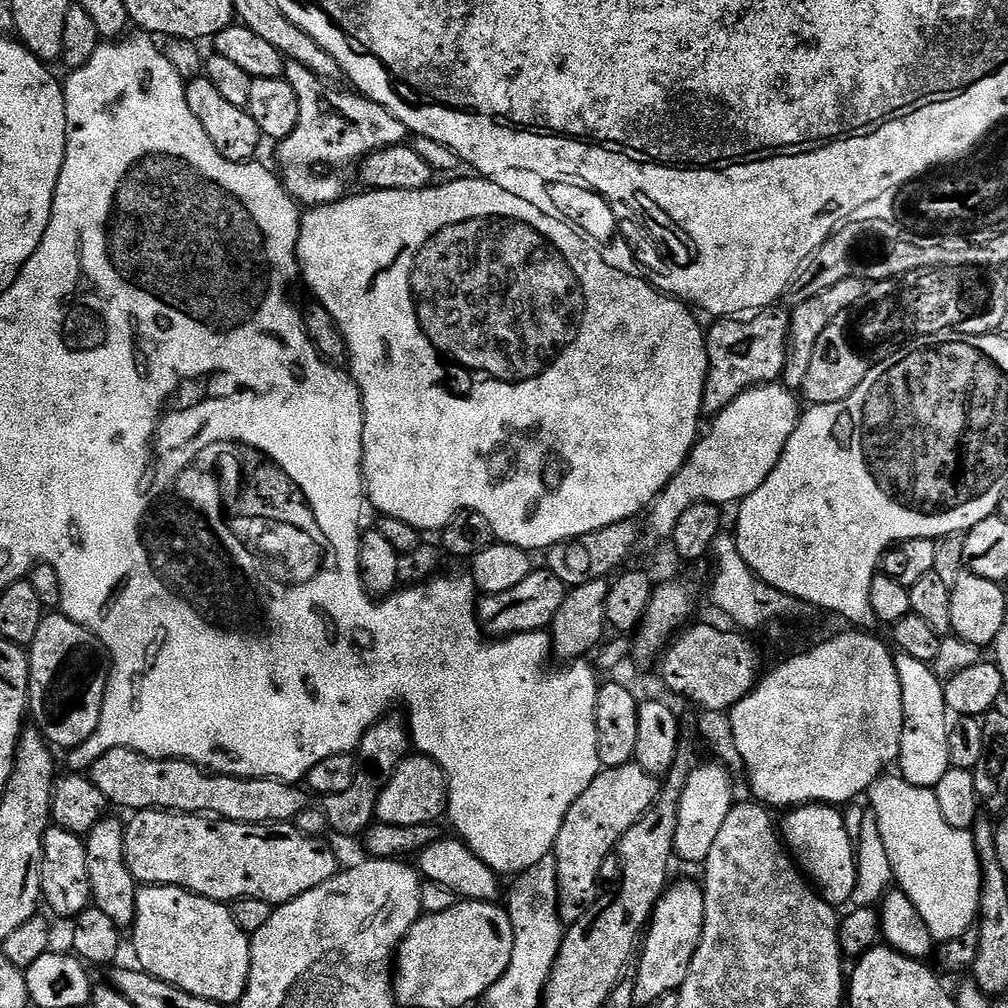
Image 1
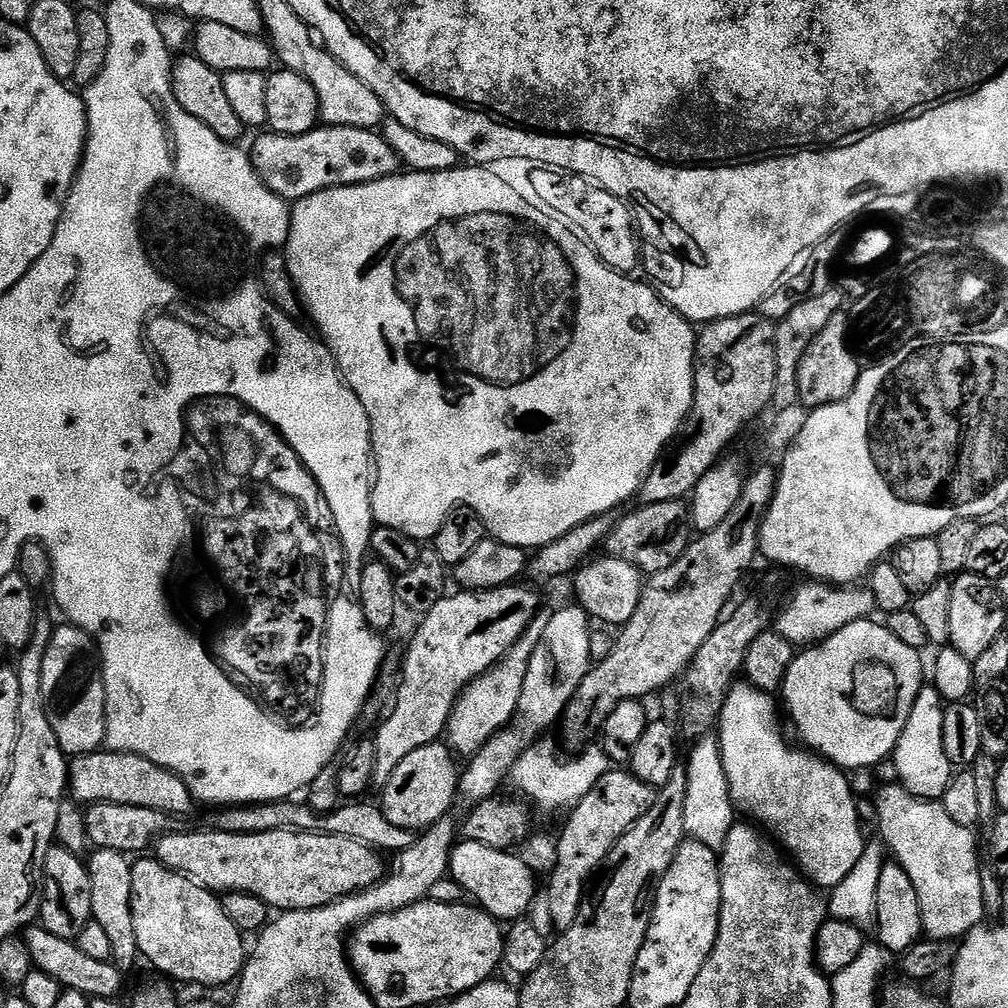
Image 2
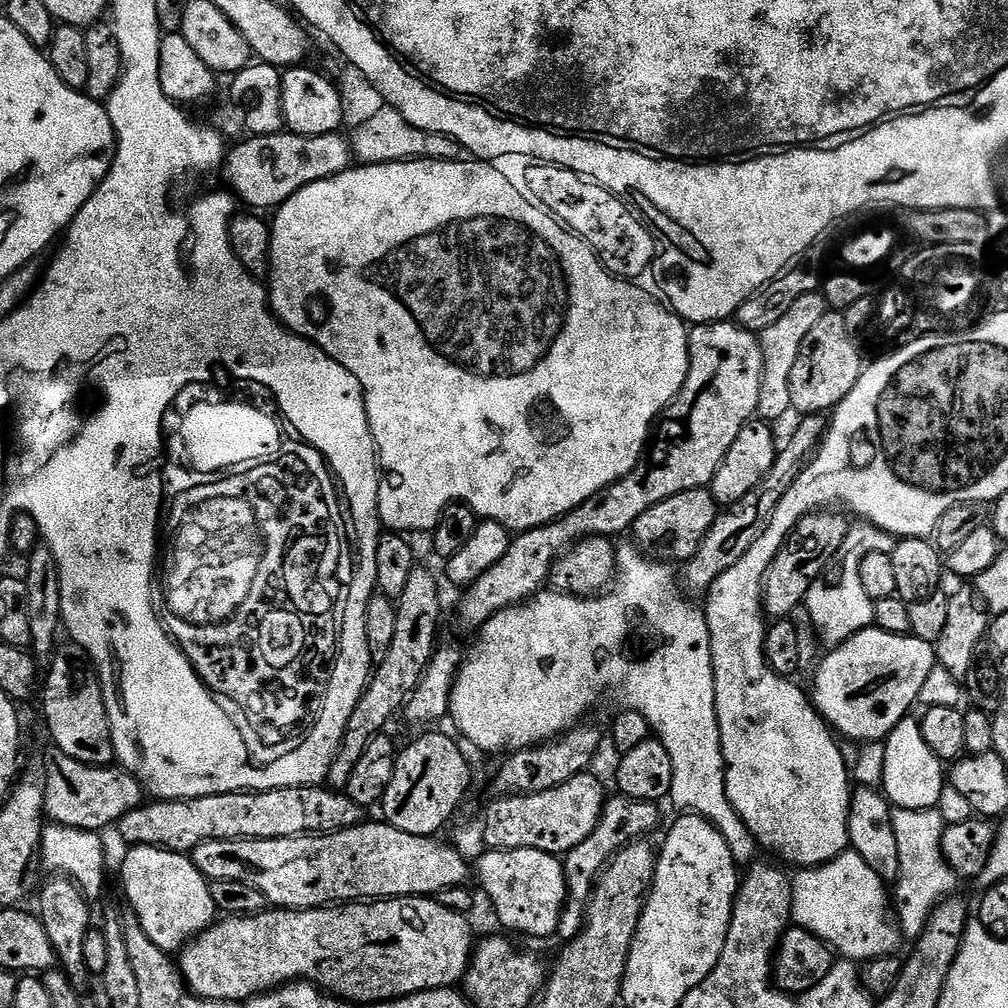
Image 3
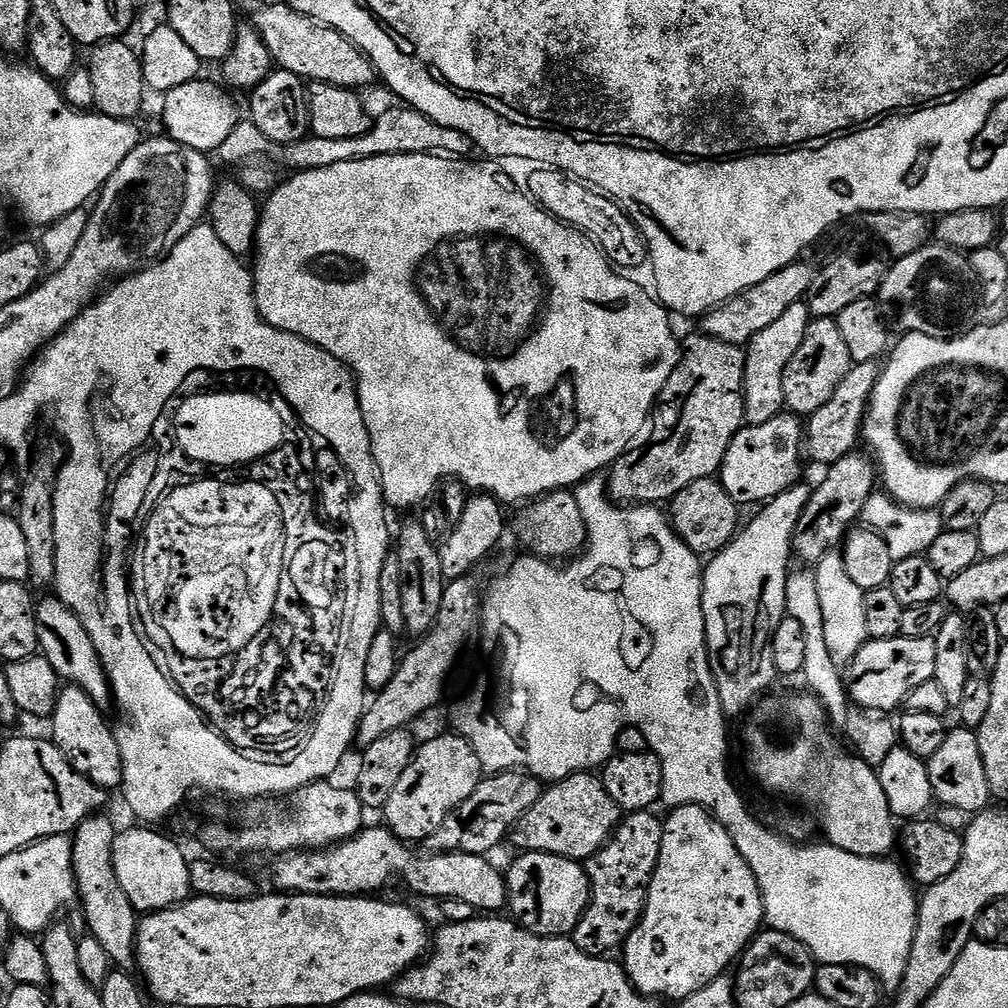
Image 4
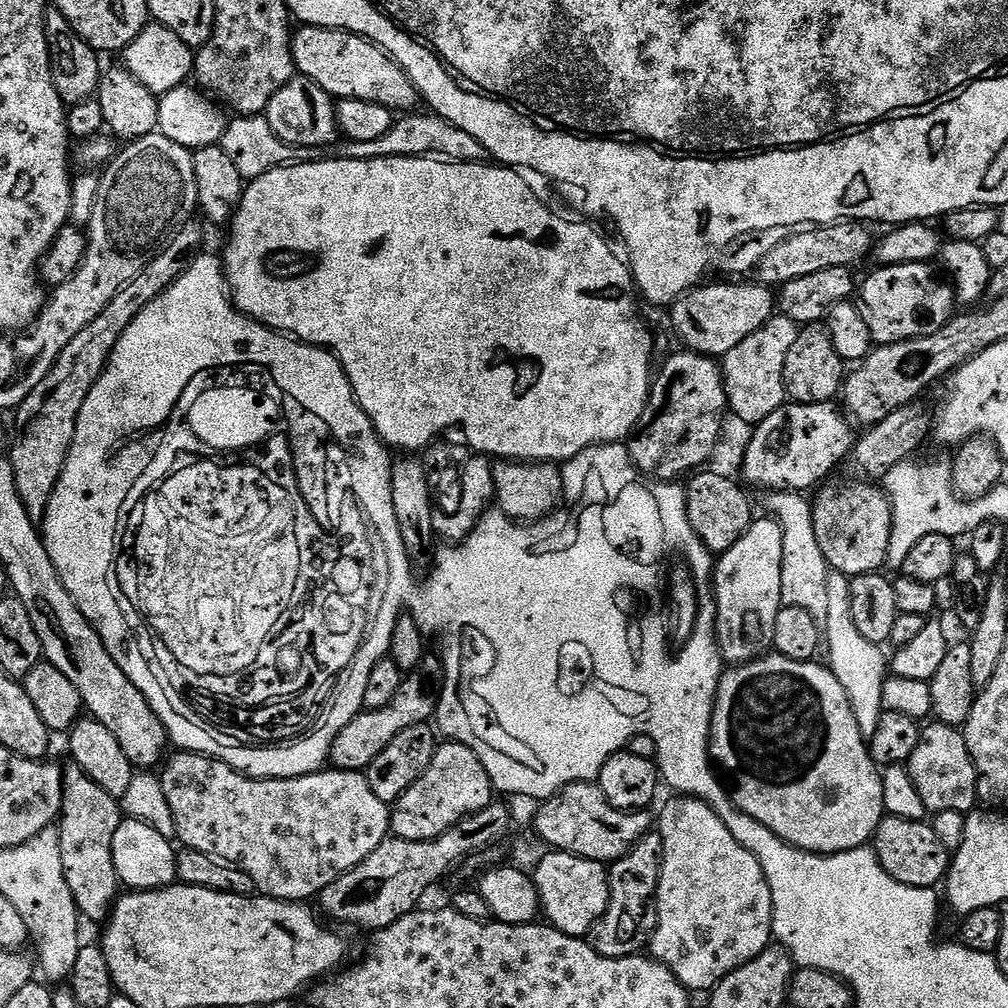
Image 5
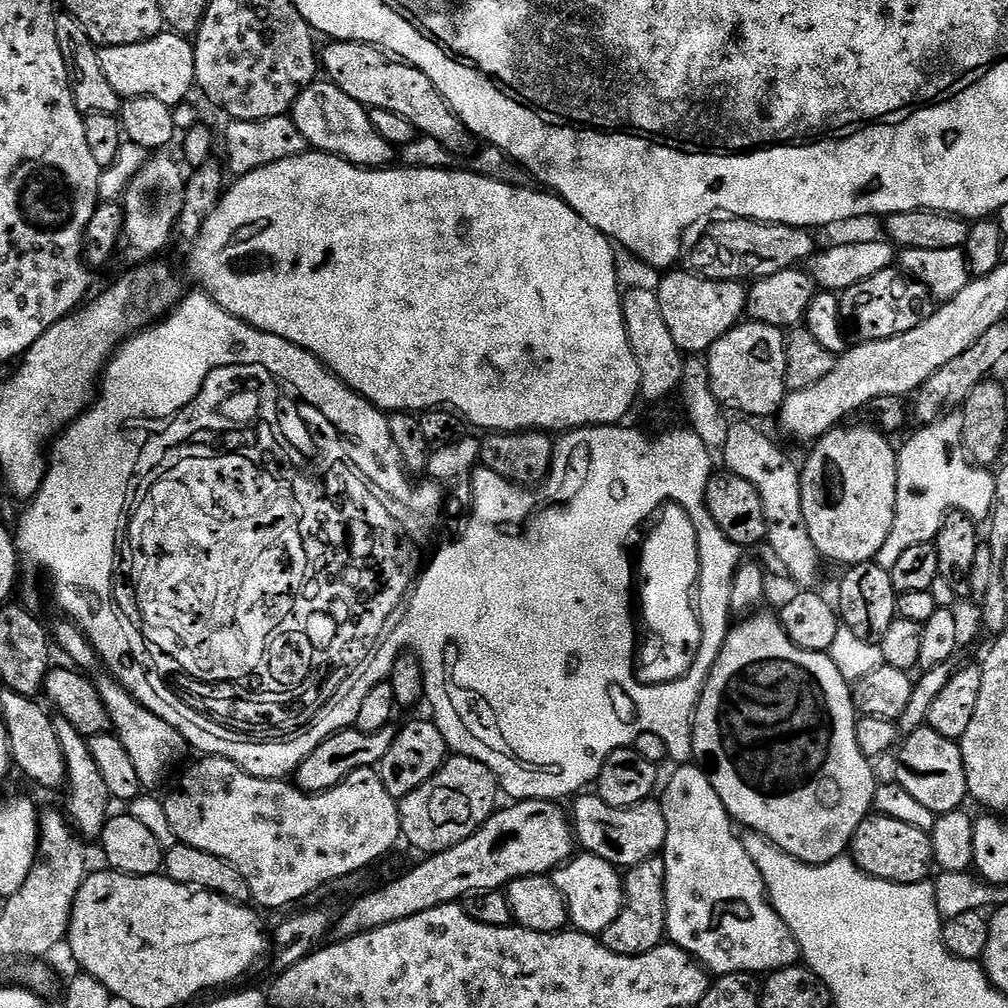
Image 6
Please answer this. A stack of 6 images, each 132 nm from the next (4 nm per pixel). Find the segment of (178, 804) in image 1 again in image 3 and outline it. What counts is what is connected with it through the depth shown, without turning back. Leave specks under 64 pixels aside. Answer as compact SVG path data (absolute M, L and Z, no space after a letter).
M55 746L49 749L44 756L42 787L44 810L51 823L100 832L107 824L115 825L123 816L130 814L130 810L145 803L146 793L132 773L119 766L83 764Z

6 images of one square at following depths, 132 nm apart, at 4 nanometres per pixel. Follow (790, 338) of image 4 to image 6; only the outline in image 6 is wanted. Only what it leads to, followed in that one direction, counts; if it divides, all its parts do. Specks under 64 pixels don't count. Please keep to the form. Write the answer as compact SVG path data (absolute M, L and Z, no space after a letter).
M741 322L706 353L709 386L725 409L733 408L748 418L772 416L784 405L786 389L786 336L781 329L755 322Z

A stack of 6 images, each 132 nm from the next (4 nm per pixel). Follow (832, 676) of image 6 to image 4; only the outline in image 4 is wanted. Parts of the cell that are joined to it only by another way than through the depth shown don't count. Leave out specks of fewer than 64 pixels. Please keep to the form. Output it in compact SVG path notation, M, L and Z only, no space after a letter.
M808 690L802 692L784 692L781 696L765 695L756 701L754 707L747 713L746 719L743 721L744 729L741 730L740 736L744 739L744 760L748 763L748 772L769 792L772 796L789 796L792 800L797 800L800 804L805 804L808 808L813 808L820 815L820 828L824 831L823 839L827 843L833 844L835 848L841 848L847 852L853 852L859 856L870 856L873 858L884 858L889 855L888 851L898 844L898 824L890 810L890 802L886 798L886 790L882 790L882 782L877 769L872 768L866 762L862 762L859 756L853 754L843 743L842 745L836 741L837 733L829 727L828 716L824 712L823 706L819 703L815 696Z

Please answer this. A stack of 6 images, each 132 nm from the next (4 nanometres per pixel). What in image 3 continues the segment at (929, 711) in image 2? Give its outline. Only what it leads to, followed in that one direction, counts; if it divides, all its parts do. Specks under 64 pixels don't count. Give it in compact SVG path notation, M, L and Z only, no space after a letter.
M915 715L905 716L898 726L883 741L886 750L886 770L882 781L882 792L893 809L906 810L935 809L946 786L945 765L936 757L934 750L926 746L919 719Z

